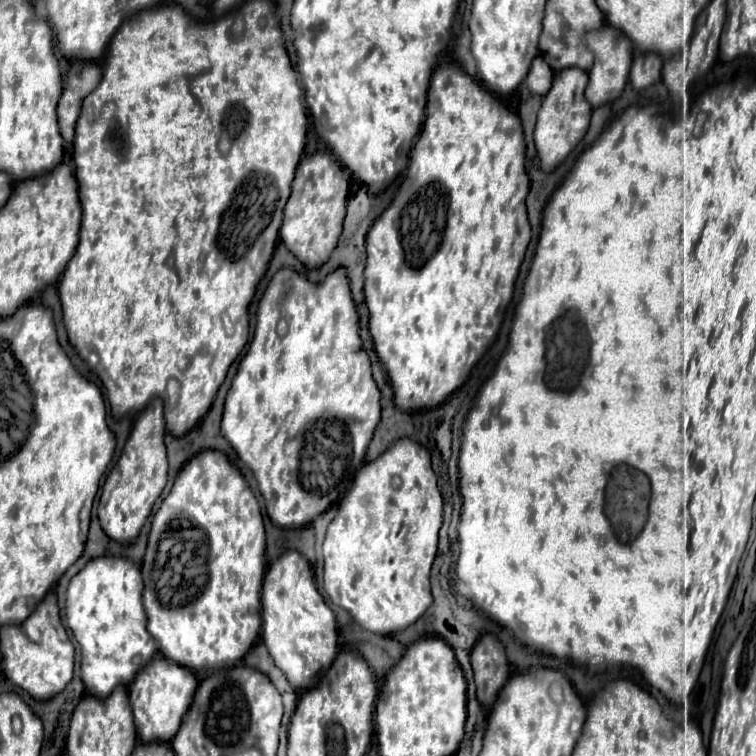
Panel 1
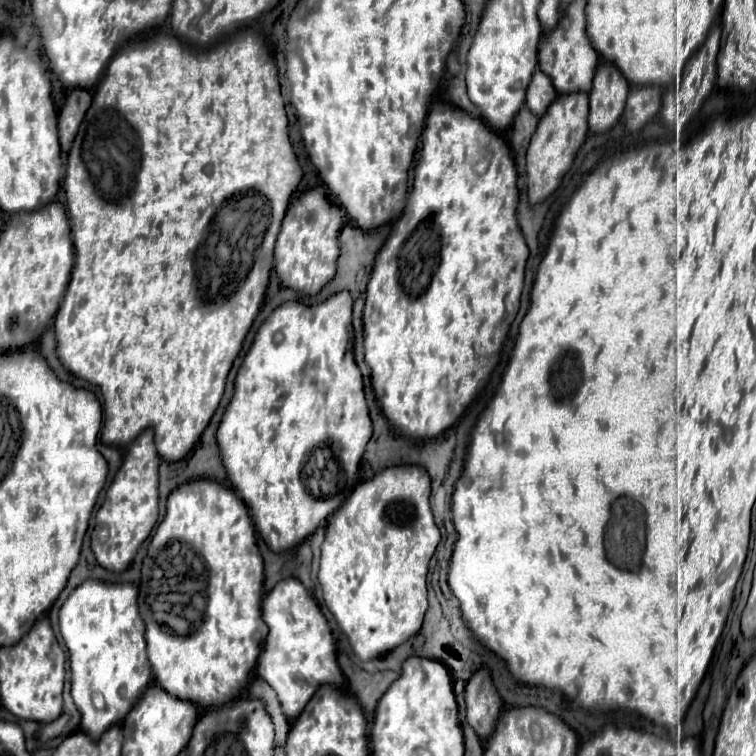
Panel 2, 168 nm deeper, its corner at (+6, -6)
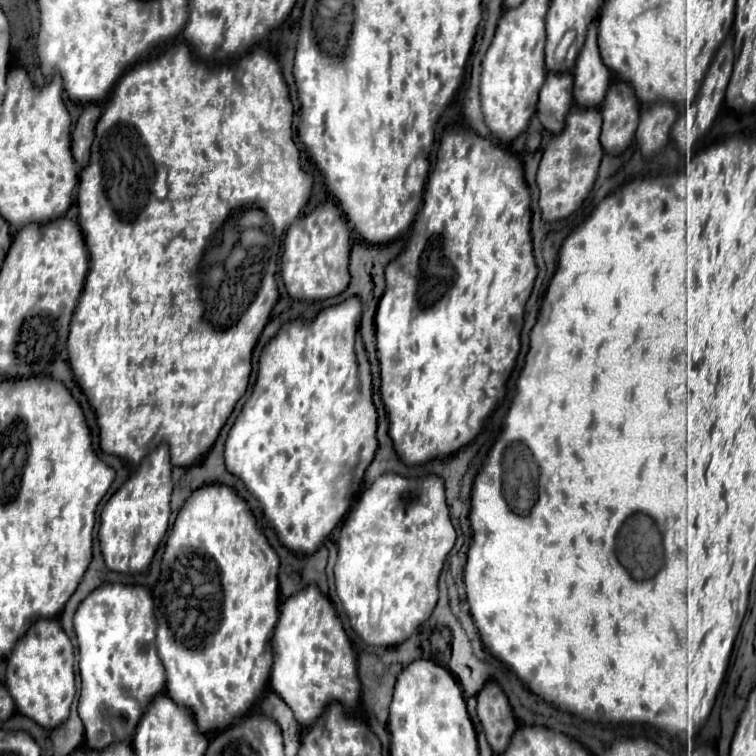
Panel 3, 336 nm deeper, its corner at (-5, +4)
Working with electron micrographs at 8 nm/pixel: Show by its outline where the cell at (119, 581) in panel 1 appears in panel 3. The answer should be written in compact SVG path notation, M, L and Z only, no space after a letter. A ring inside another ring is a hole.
M106 584L92 590L76 608L74 614L74 634L78 638L80 654L80 676L82 694L78 704L78 714L84 722L86 746L92 750L104 750L106 746L130 740L134 728L144 714L144 708L152 698L166 690L164 666L160 664L156 650L156 620L152 612L152 596L146 586L132 584Z

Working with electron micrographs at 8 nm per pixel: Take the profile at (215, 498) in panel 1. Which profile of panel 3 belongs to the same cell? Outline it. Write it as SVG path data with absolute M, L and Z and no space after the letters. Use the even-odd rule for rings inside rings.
M206 484L188 496L168 536L152 598L158 622L156 646L166 668L168 696L194 712L204 734L248 714L264 694L272 670L272 650L266 646L278 622L278 554L258 528L248 502L236 490L224 484Z

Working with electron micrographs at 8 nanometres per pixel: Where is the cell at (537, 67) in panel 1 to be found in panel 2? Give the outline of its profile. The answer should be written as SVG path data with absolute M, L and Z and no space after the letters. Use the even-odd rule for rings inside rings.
M537 70L533 74L533 80L529 84L527 90L527 108L541 118L541 114L545 114L545 110L549 108L549 102L553 102L553 98L557 98L557 90L551 82L551 78L547 74L543 74L541 70Z

